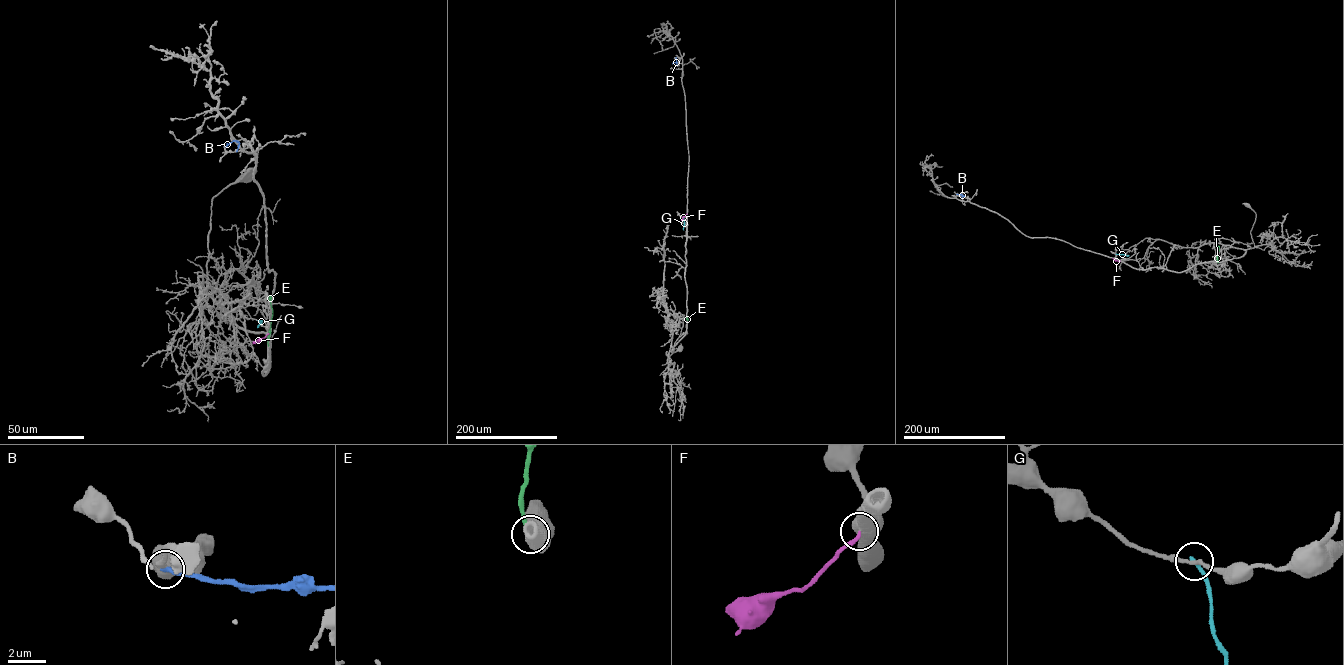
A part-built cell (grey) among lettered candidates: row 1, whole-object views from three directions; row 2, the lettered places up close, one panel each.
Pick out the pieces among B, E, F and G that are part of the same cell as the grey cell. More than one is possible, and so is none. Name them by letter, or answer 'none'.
F

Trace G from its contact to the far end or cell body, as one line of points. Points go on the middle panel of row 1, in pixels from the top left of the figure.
G: (683, 217), (683, 230)

